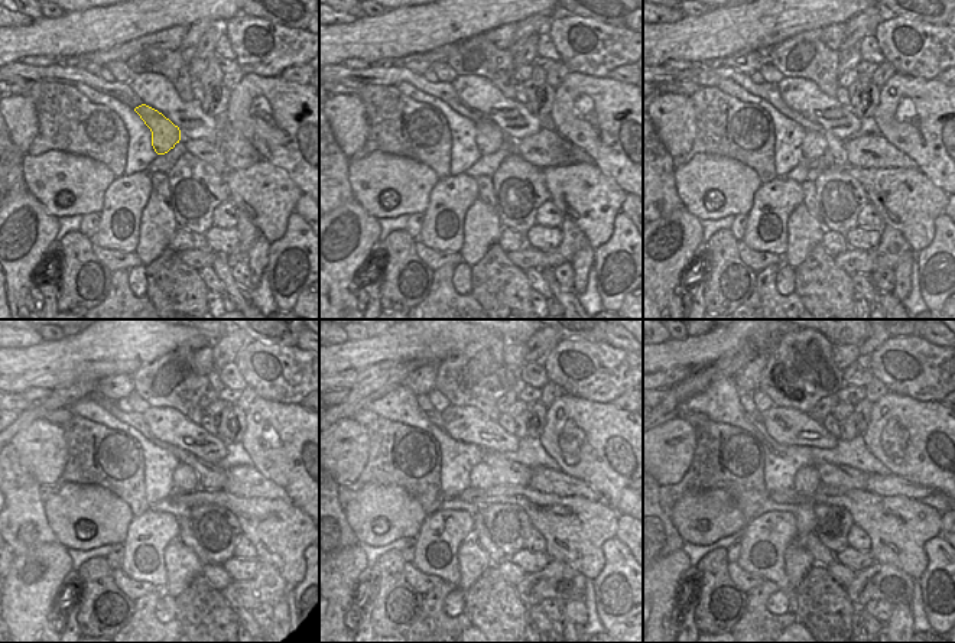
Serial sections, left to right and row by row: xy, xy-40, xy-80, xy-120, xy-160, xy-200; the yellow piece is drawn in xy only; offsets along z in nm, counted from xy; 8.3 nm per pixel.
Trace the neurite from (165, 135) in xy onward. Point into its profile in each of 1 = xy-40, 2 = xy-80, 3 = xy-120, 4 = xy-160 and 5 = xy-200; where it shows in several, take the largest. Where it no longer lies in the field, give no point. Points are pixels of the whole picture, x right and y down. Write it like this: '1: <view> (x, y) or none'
1: xy-40 (489, 139)
2: xy-80 (815, 145)
3: xy-120 (165, 477)
4: xy-160 (481, 476)
5: xy-200 (806, 480)

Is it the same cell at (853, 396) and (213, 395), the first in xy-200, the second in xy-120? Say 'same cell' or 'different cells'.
same cell

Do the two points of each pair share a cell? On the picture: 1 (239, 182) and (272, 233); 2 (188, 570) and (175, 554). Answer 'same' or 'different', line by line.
1: same
2: same

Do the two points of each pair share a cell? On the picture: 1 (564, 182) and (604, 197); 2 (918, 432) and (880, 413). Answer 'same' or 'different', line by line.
1: same
2: same

